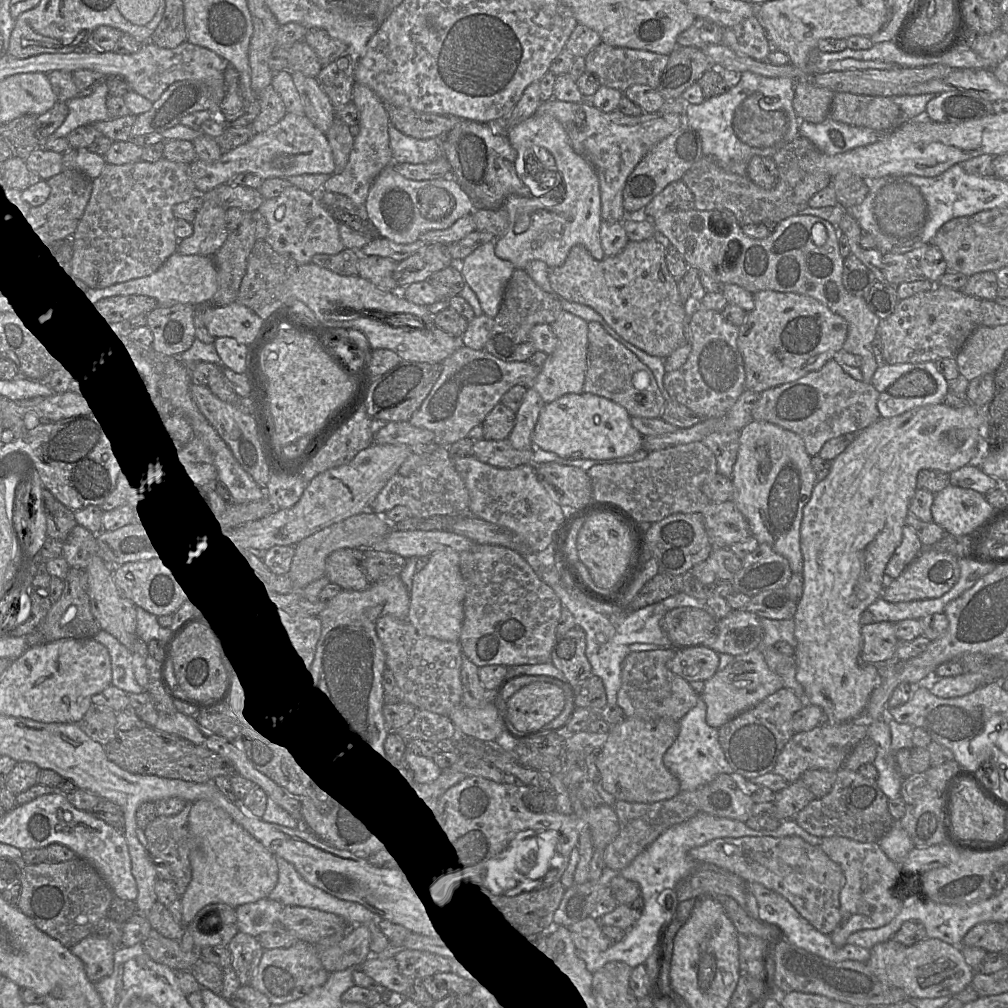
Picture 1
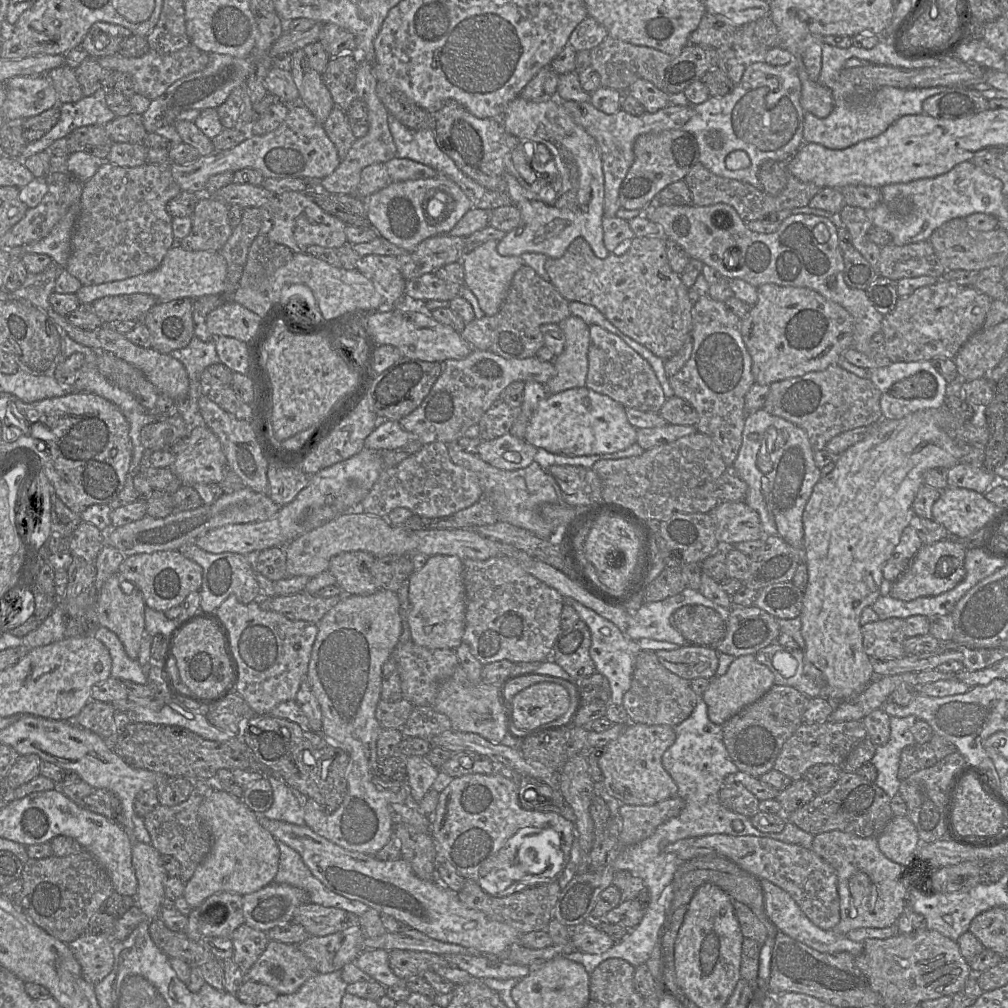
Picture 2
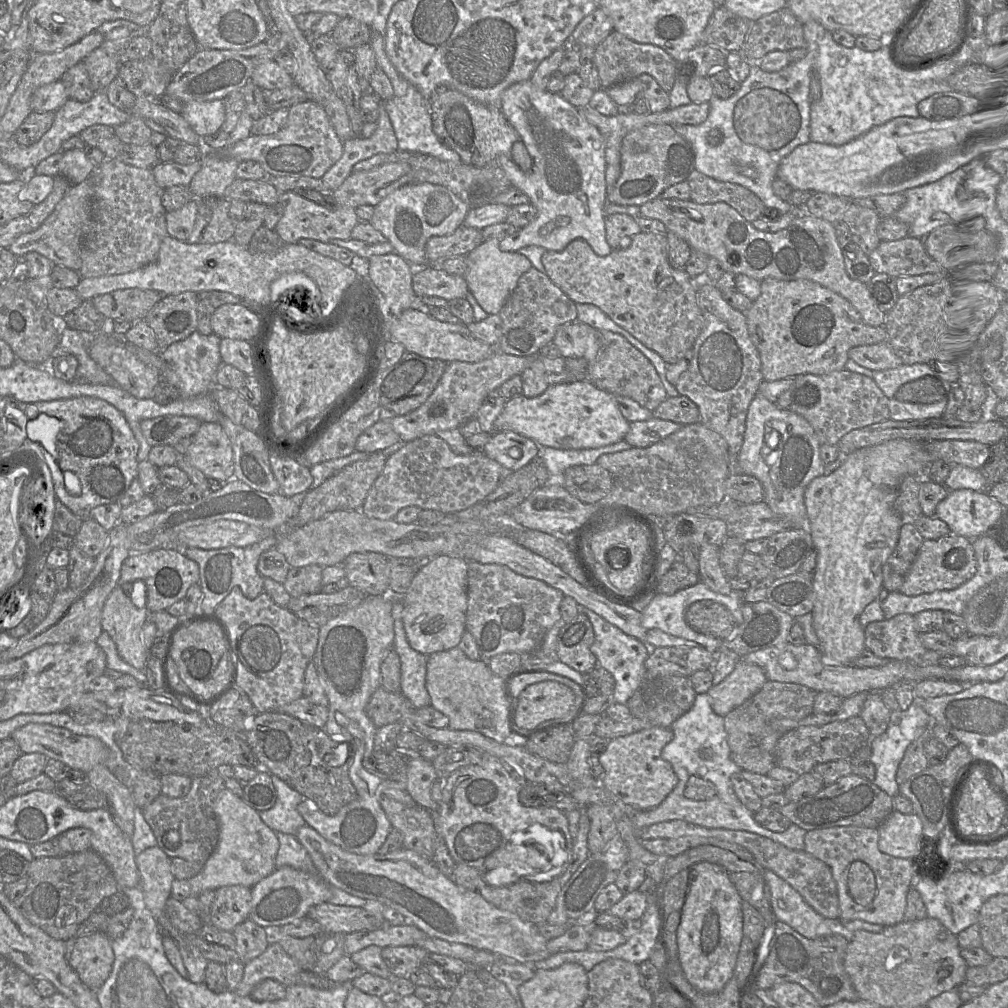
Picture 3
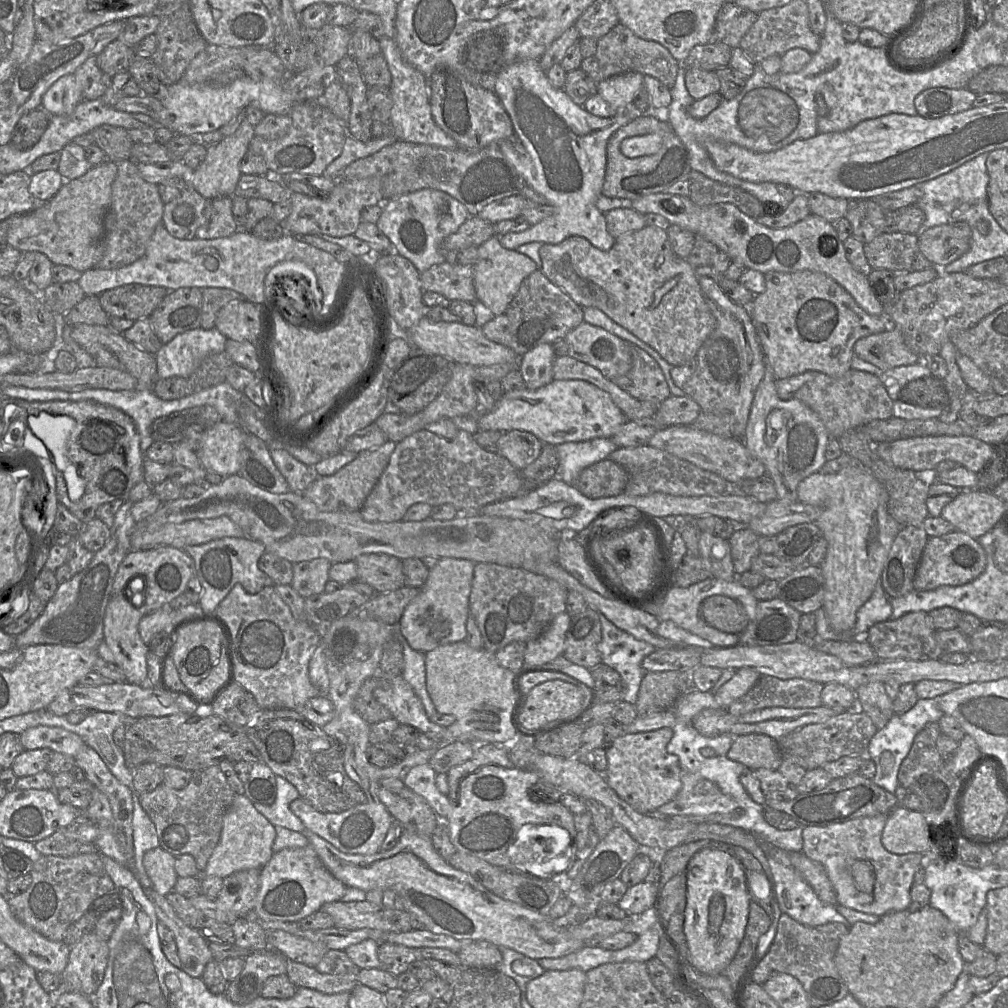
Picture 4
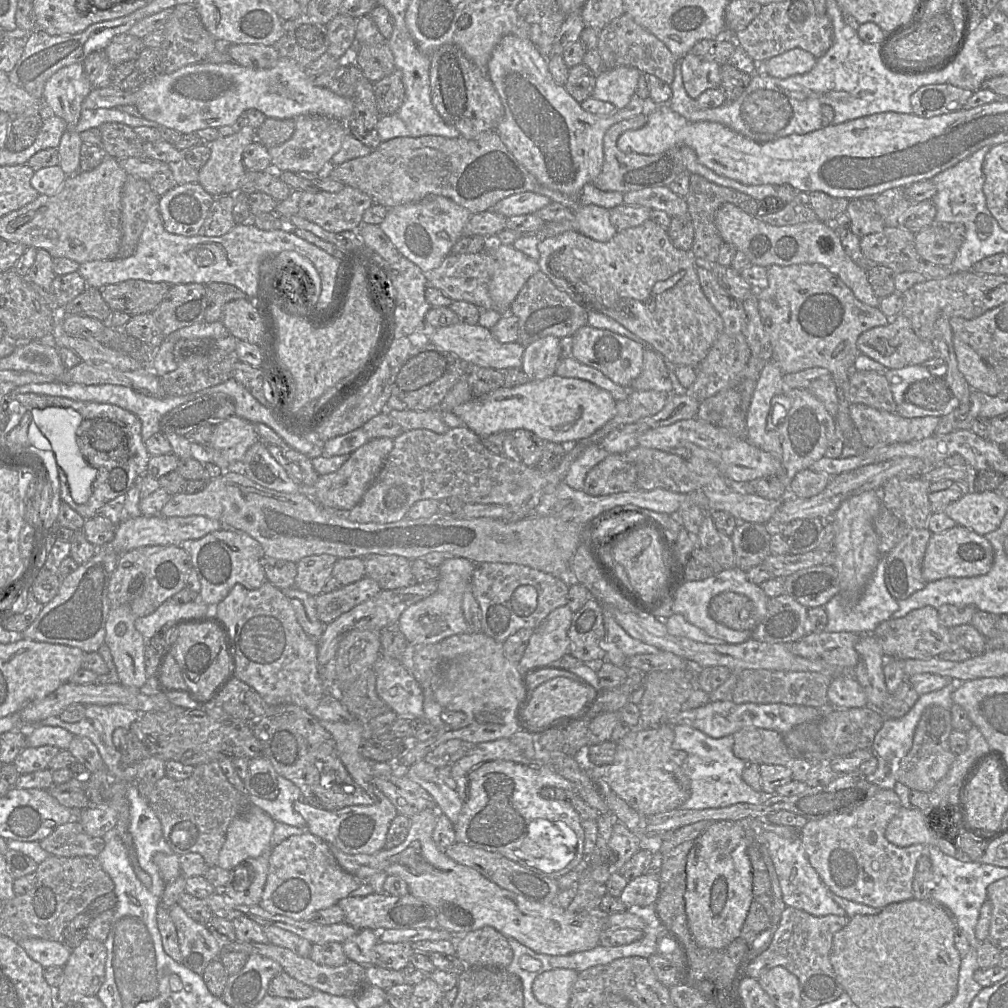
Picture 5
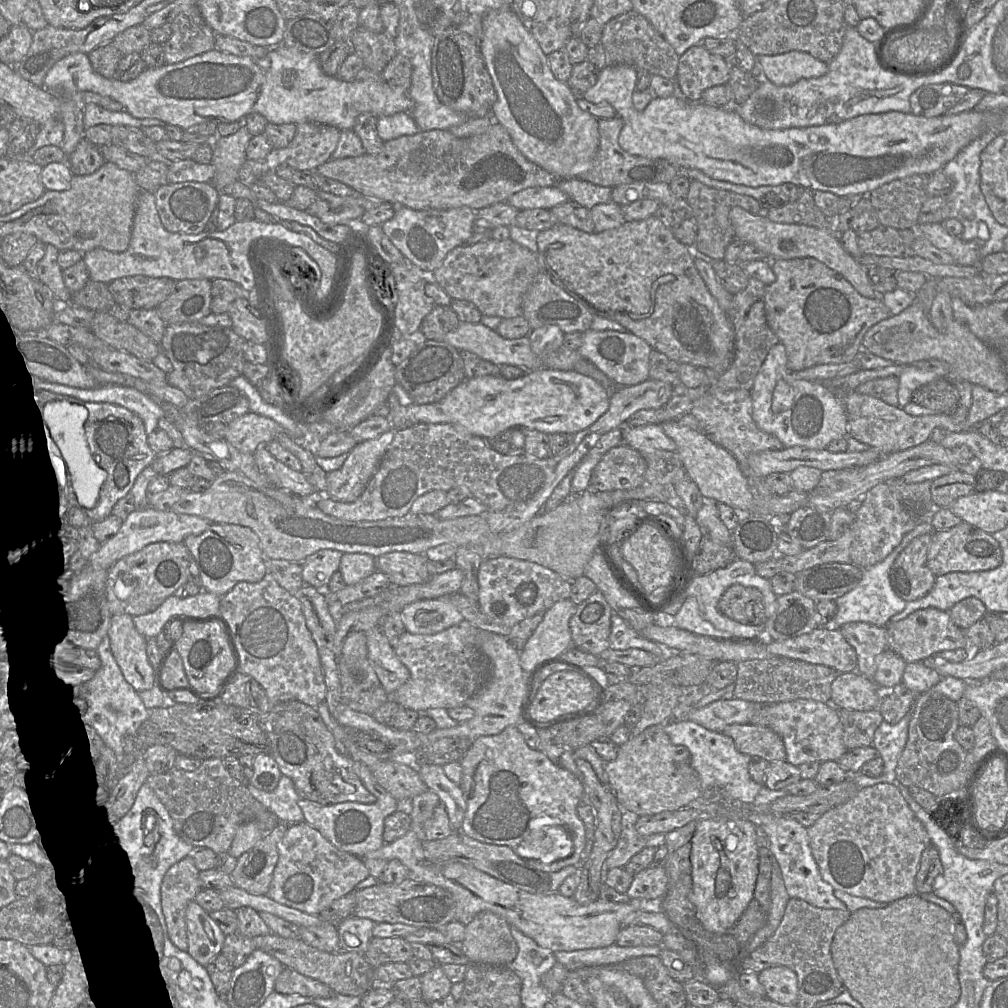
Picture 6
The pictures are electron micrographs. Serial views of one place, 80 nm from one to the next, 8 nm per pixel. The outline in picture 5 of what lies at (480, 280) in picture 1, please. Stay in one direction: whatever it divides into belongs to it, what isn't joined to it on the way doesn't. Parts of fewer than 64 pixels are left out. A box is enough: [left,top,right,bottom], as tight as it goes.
[486,241,540,314]

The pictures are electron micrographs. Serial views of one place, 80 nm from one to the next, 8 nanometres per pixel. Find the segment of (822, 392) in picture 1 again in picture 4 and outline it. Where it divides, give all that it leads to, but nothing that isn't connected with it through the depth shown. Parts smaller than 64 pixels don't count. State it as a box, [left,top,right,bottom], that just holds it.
[793,369,893,438]

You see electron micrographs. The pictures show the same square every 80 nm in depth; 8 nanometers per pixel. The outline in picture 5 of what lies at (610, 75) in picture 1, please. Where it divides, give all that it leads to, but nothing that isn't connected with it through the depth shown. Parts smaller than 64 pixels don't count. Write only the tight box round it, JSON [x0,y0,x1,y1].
[597,13,678,86]

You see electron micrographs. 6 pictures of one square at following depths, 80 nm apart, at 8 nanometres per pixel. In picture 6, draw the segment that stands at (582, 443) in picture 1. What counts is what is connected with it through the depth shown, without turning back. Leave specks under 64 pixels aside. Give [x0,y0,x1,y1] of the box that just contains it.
[440,369,611,439]

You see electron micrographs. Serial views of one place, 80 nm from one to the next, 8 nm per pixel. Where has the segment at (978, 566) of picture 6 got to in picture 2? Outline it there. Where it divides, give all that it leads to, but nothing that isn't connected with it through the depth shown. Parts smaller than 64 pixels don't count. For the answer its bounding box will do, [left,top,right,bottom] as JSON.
[889,537,967,601]

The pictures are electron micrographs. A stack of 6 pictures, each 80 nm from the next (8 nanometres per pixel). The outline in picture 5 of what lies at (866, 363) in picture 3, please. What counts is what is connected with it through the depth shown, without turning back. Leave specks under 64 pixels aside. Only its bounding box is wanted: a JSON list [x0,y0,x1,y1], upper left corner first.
[856,314,936,370]

